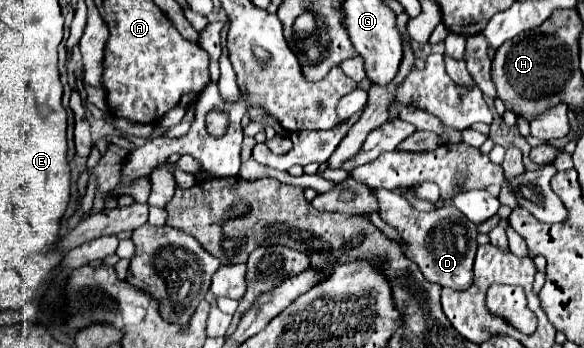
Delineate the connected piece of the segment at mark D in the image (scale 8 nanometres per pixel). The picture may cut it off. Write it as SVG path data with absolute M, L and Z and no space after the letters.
M375 190L375 196L379 198L379 216L393 226L405 246L407 258L415 260L419 270L429 282L435 282L443 288L453 290L467 290L473 284L473 260L477 252L477 226L467 222L459 210L453 206L441 206L433 212L421 212L415 210L401 194L391 190Z

